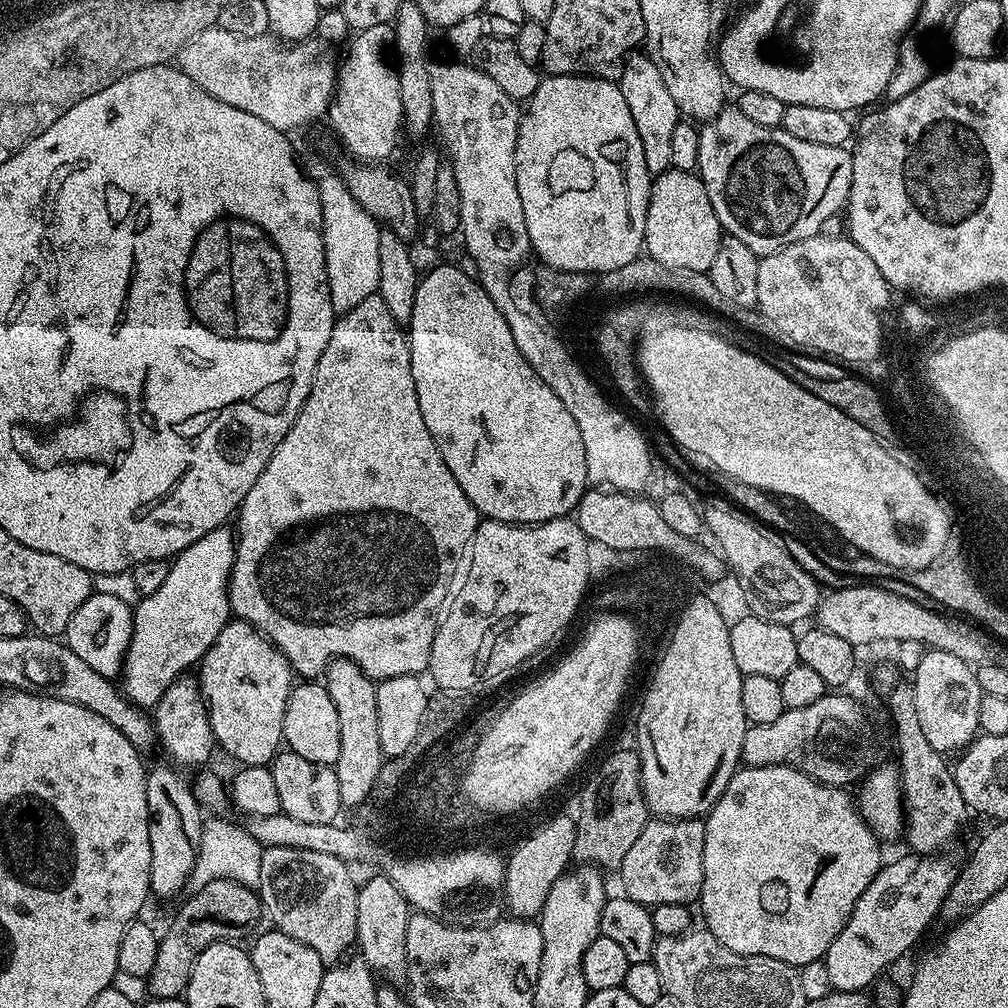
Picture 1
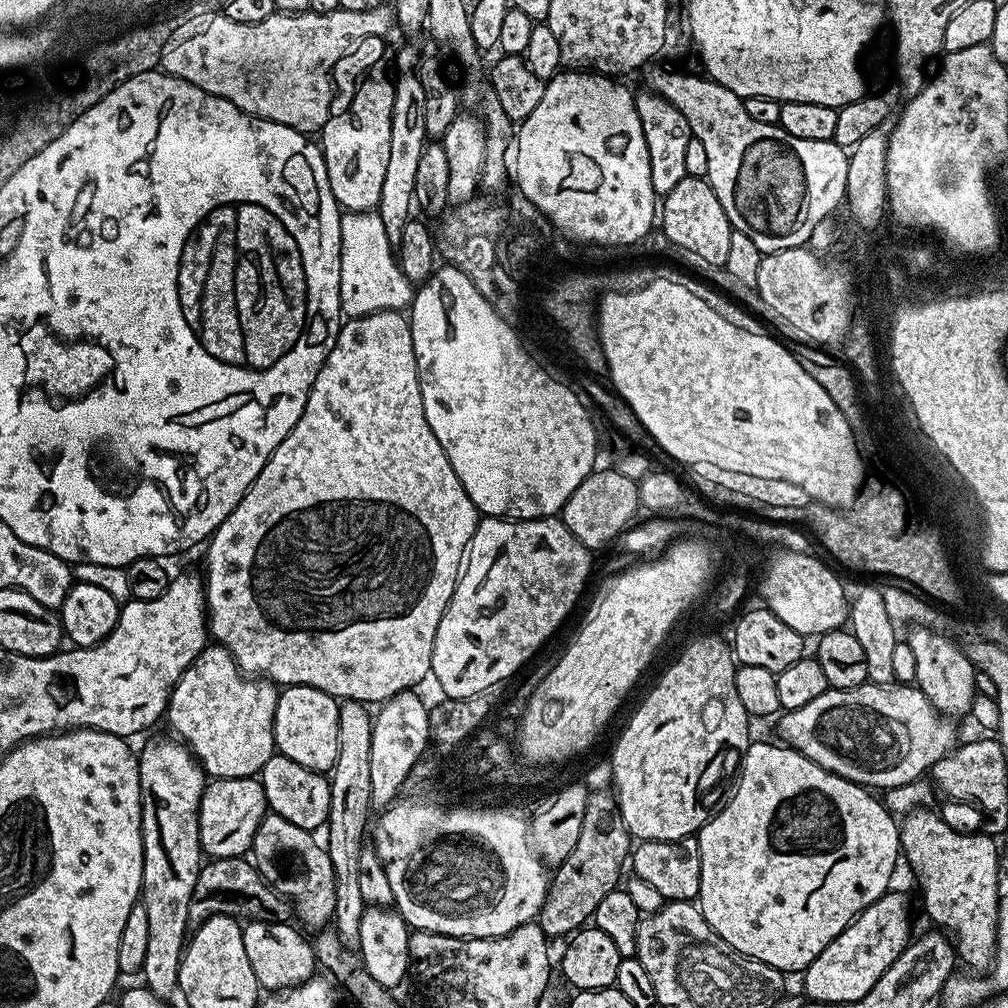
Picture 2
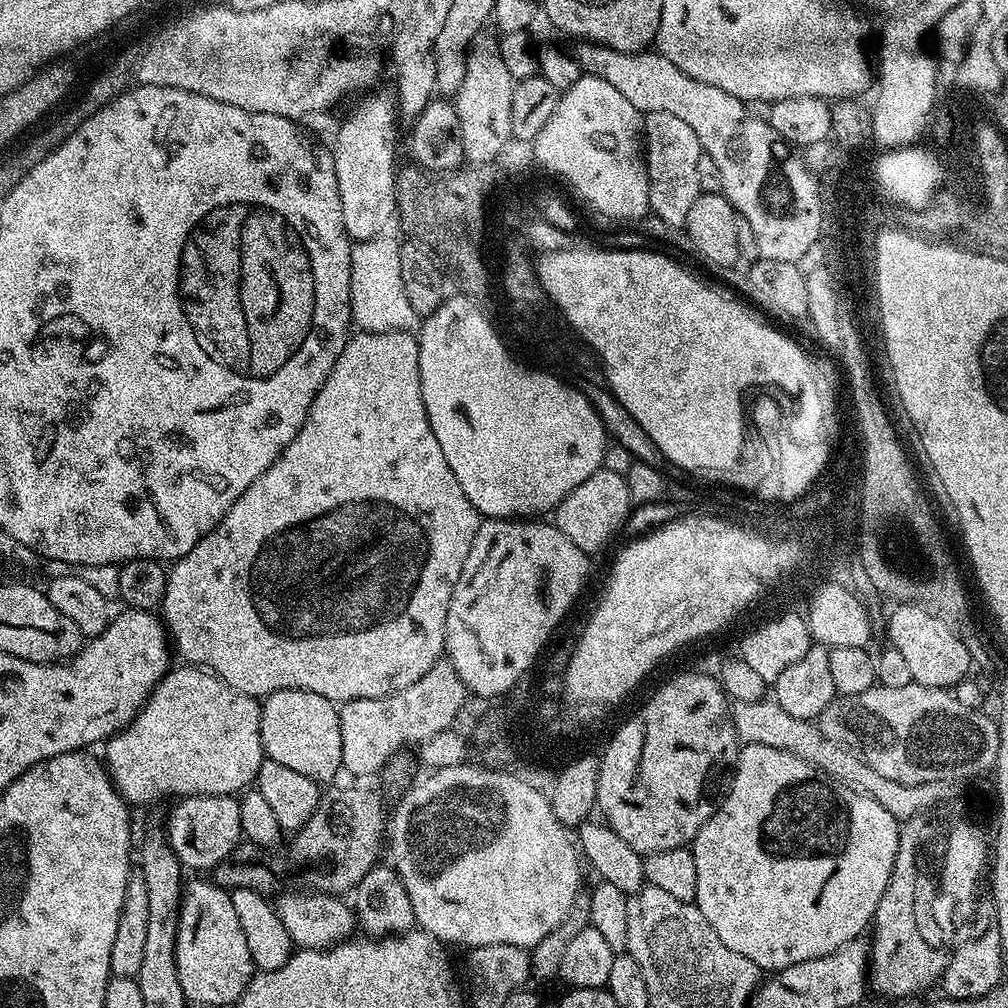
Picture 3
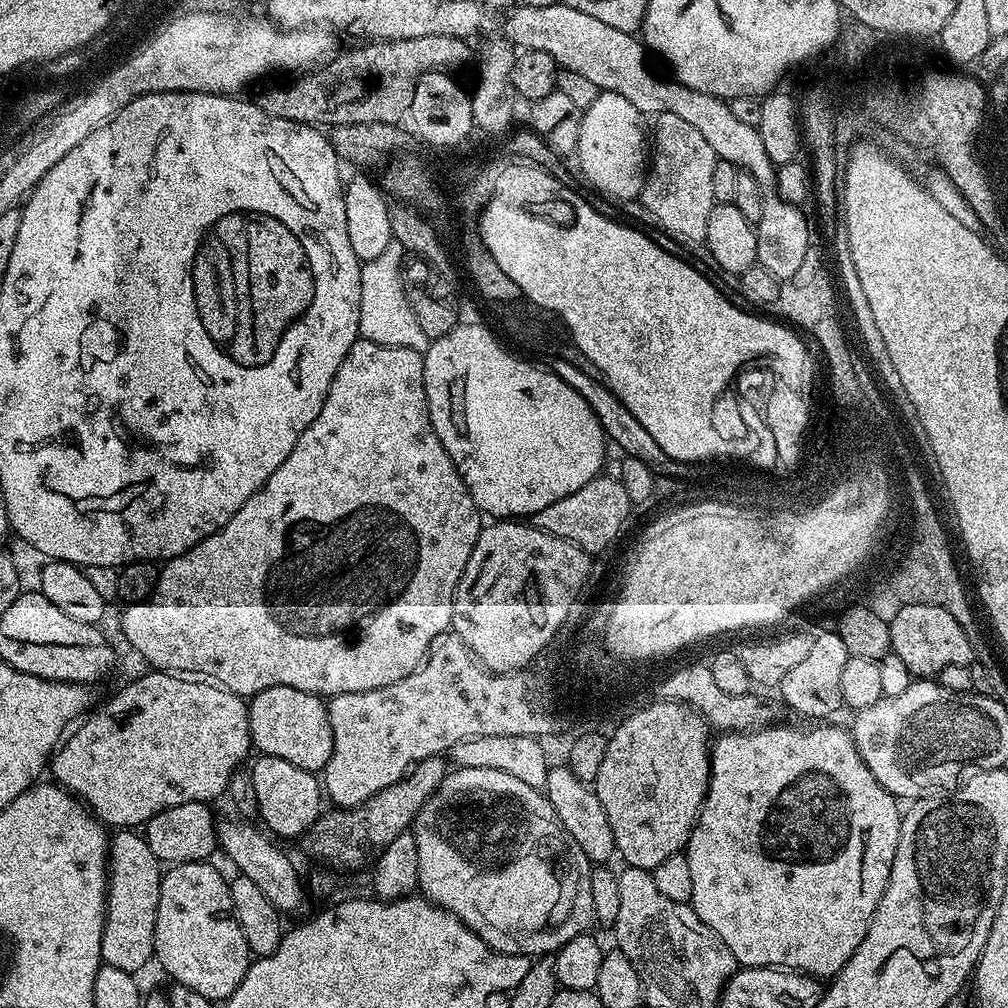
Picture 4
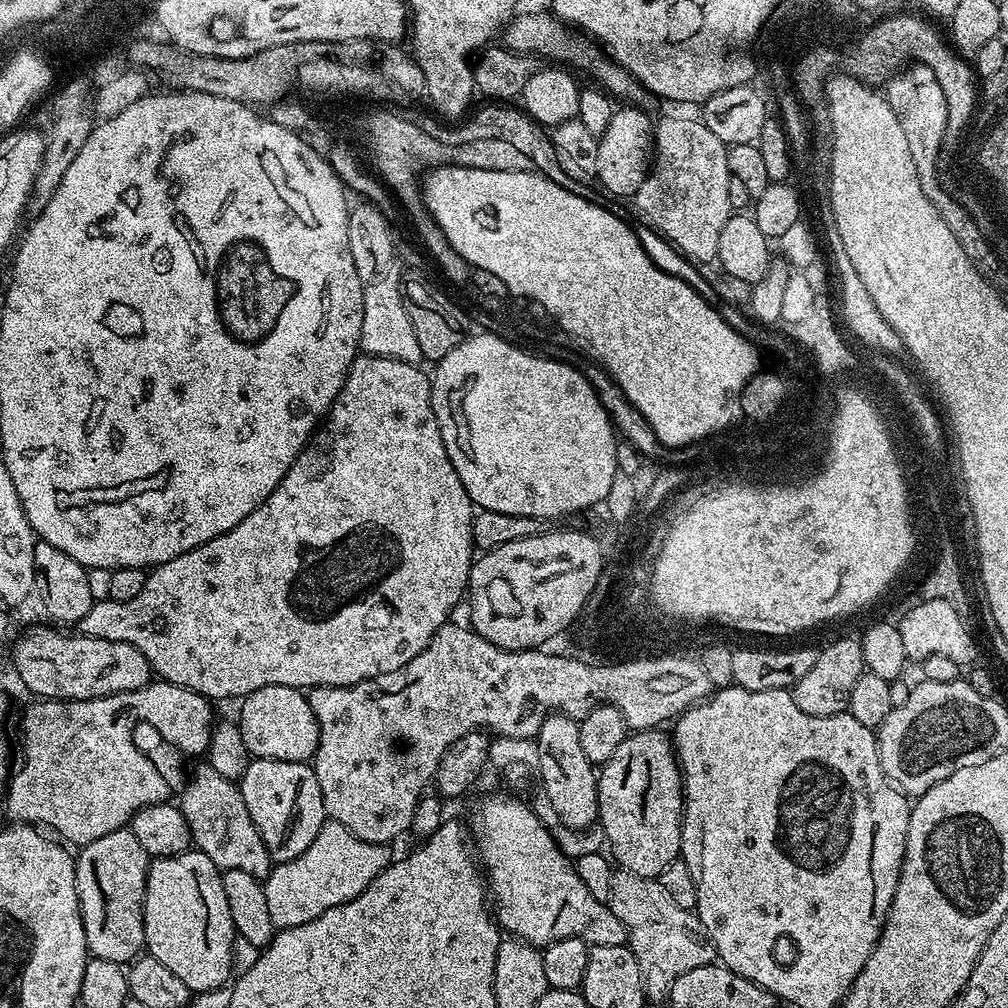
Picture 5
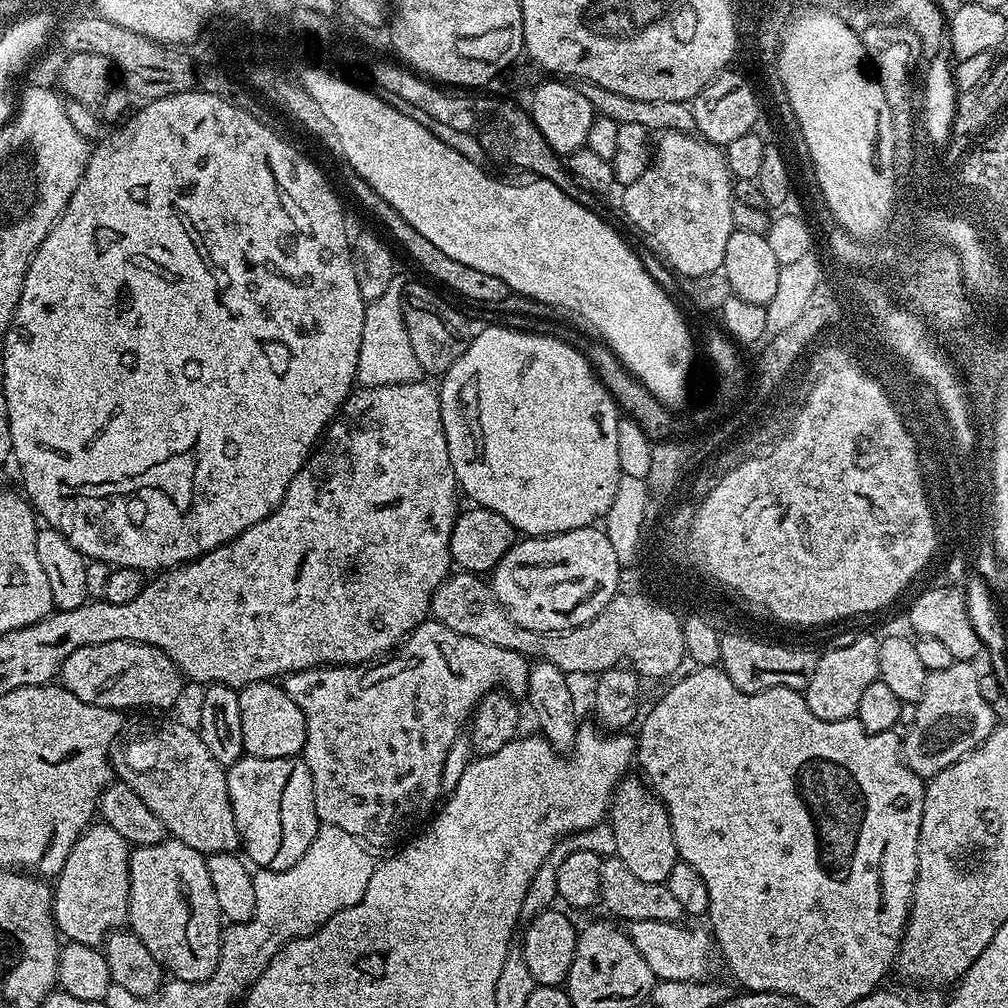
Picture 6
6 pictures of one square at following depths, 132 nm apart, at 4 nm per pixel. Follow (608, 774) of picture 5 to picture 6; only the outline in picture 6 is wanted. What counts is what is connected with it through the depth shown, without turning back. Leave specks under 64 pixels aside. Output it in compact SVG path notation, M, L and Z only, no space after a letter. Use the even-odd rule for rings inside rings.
M629 774L616 785L615 792L612 793L612 803L610 805L610 823L614 830L614 842L616 850L615 859L620 860L634 874L634 878L639 878L642 882L654 882L655 884L665 883L670 878L670 870L678 862L676 851L676 839L674 830L670 826L668 811L664 809L664 804L659 796L655 795L647 783L639 775Z

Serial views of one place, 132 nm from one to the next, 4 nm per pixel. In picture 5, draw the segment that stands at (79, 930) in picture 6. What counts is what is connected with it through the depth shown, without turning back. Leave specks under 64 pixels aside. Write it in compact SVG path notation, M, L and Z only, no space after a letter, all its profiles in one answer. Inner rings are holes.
M128 828L114 830L114 834L102 834L94 842L83 845L76 856L76 889L82 914L82 926L86 930L86 946L95 959L127 966L145 951L144 899L150 857L142 850L138 838Z

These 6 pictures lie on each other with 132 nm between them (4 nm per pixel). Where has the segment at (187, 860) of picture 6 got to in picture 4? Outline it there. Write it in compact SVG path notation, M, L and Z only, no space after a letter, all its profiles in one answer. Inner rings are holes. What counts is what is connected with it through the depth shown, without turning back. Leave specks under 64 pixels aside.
M195 860L189 864L173 864L161 875L160 893L158 894L158 918L154 926L154 960L157 965L160 963L164 967L166 975L173 976L171 979L175 983L190 986L190 990L198 990L198 994L203 994L204 997L210 998L214 1002L228 1000L234 994L234 990L238 990L250 963L250 953L246 946L246 938L242 938L242 930L232 912L232 889L229 881L227 879L224 881L223 874L212 865L212 862Z

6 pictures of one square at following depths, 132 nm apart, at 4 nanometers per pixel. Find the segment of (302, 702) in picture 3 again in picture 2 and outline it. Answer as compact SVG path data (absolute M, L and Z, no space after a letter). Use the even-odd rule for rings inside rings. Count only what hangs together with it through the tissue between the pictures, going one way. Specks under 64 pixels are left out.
M289 684L276 697L274 710L274 738L276 752L281 756L298 762L298 766L306 766L315 772L331 773L338 762L338 710L340 704L337 697L326 694L322 690L314 690L314 686Z

